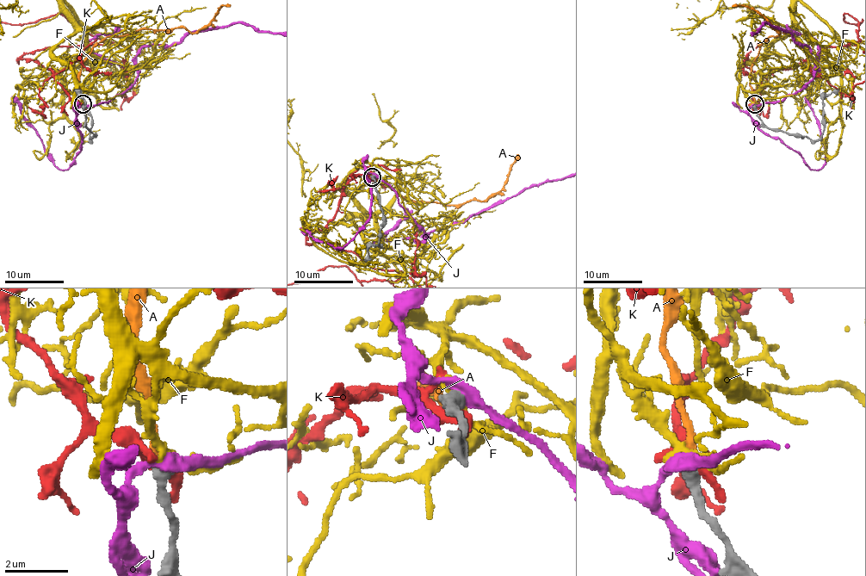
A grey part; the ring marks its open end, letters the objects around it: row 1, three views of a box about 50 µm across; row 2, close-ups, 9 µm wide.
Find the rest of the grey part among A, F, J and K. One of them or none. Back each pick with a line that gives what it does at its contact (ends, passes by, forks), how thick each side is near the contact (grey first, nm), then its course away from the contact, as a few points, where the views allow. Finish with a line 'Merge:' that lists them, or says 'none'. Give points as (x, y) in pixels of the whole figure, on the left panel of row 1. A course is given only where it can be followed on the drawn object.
A: it ends there; 440 nm thick on the grey side, 280 nm on the other
Merge: A

